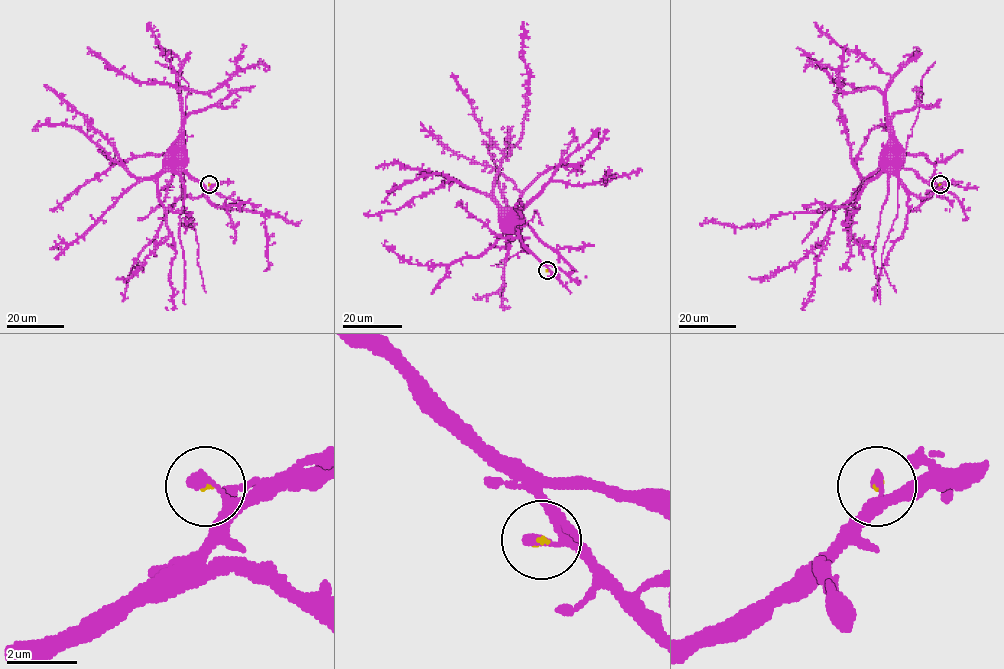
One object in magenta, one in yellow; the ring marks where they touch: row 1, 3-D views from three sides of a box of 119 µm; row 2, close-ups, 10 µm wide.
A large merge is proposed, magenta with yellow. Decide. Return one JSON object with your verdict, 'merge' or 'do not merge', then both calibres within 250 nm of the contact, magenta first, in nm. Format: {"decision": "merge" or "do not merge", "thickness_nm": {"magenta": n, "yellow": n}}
{"decision": "merge", "thickness_nm": {"magenta": 320, "yellow": 80}}

